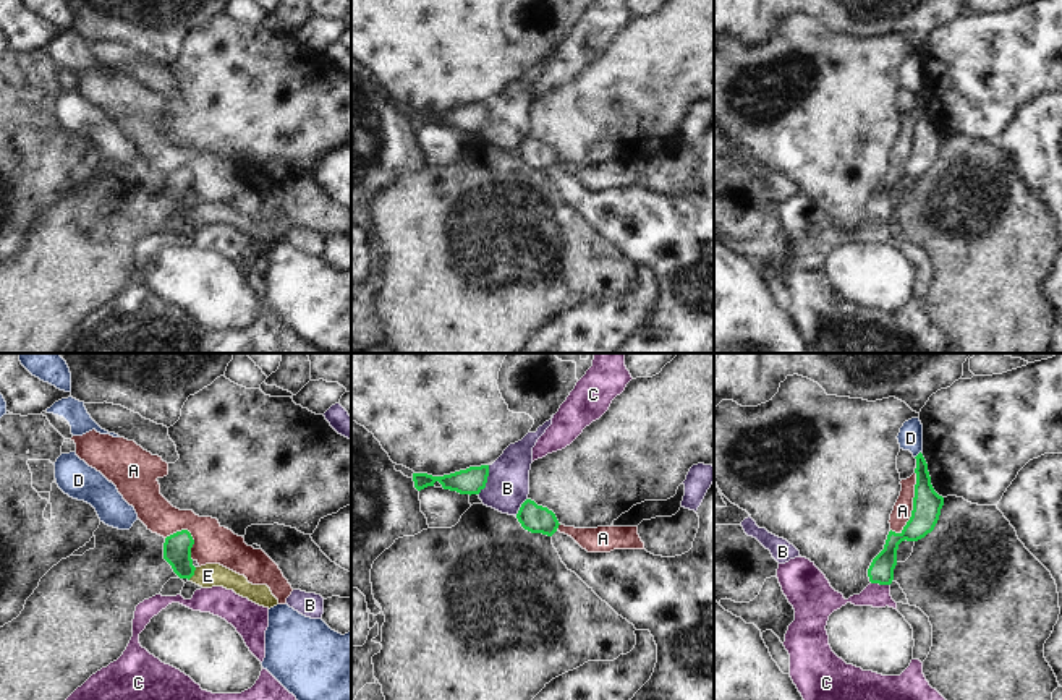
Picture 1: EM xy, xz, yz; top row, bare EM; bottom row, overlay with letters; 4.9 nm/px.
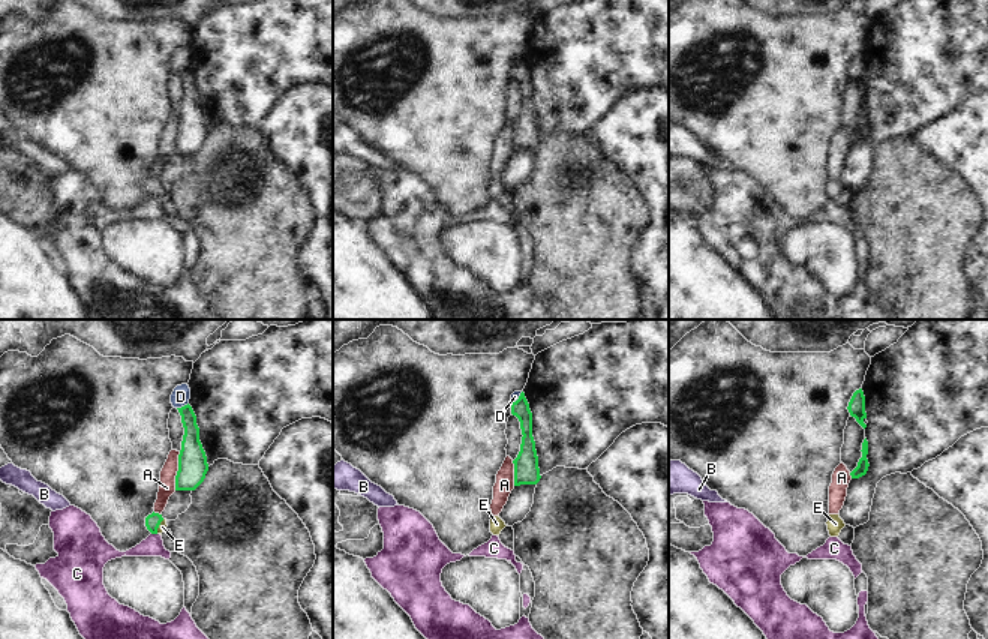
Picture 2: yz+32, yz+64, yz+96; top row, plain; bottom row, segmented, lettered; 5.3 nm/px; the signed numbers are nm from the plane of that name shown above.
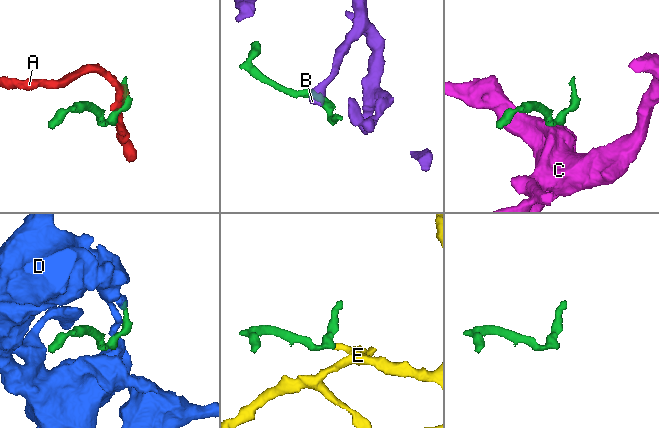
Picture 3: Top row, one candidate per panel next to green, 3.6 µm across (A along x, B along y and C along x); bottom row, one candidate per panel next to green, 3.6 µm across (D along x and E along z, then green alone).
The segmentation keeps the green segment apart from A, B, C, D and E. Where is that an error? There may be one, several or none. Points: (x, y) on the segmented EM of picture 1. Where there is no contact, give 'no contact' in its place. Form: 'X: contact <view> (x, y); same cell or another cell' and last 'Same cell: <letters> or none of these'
A: contact yz (913, 504); another cell
B: contact xz (486, 480); another cell
C: contact yz (881, 584); another cell
D: contact yz (918, 454); another cell
E: contact xy (193, 574); same cell
Same cell: E

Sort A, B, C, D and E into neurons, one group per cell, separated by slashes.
A / B / C / D / E

